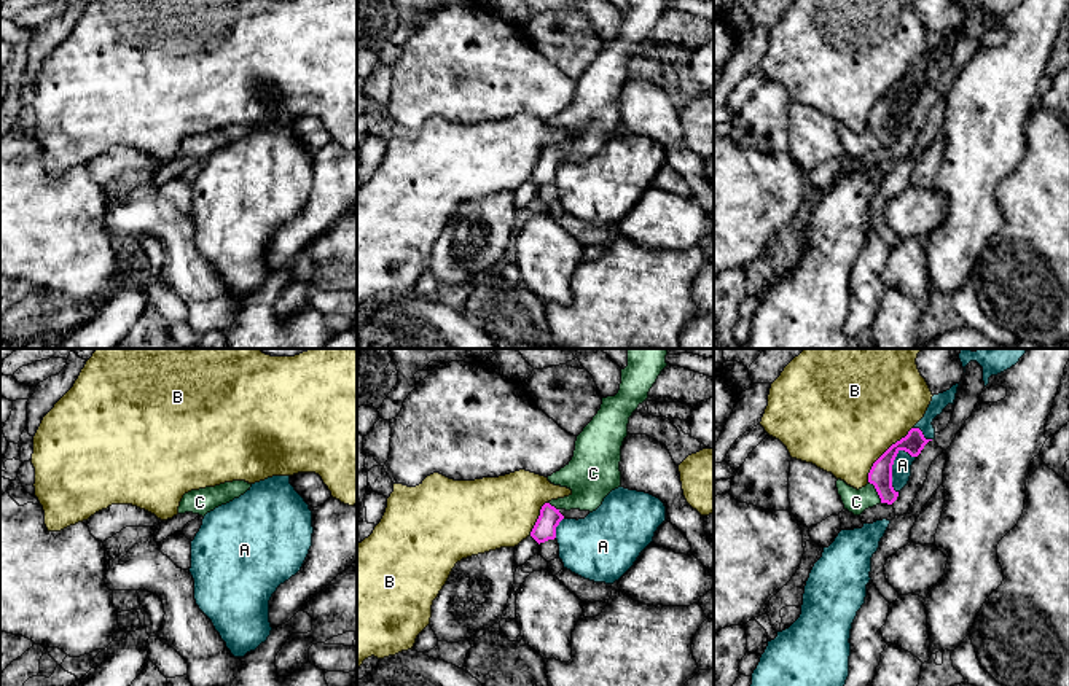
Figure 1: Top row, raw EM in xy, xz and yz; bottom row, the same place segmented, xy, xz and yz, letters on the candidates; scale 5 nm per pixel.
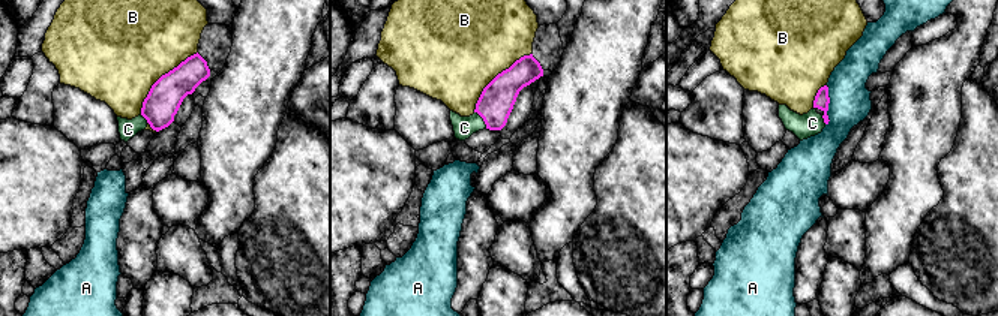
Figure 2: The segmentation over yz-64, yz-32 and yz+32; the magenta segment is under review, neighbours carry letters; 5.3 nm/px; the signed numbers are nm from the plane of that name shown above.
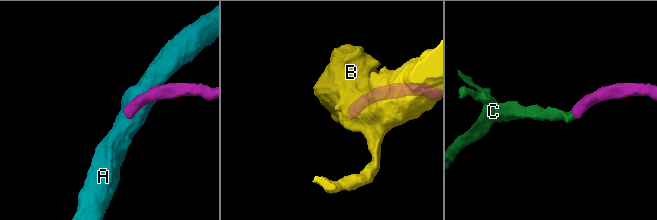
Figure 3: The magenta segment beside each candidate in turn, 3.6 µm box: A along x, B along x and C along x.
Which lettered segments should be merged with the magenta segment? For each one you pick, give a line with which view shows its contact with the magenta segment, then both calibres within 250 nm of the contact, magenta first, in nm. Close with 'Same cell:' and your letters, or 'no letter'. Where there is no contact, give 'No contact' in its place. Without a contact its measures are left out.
C: Touches magenta in yz. Thickness 120 nm (magenta) against 120 nm
Same cell: C

